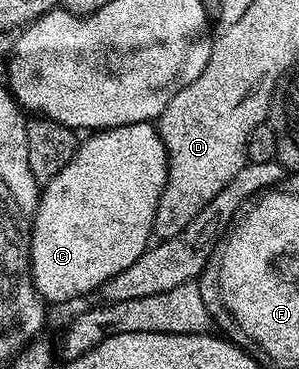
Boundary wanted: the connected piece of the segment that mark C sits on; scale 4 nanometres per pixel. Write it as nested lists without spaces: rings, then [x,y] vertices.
[[[152,122],[108,127],[105,131],[92,132],[88,137],[80,140],[75,157],[71,157],[71,161],[67,161],[66,168],[55,173],[55,177],[51,177],[51,181],[41,187],[41,200],[37,203],[37,212],[31,217],[29,271],[33,274],[35,289],[46,304],[69,303],[72,299],[81,299],[88,291],[96,292],[100,289],[103,281],[111,281],[111,277],[115,277],[115,273],[123,273],[123,269],[127,269],[127,265],[135,265],[135,261],[150,246],[155,209],[159,205],[159,197],[165,188],[168,168],[169,158],[165,152],[165,146]]]

